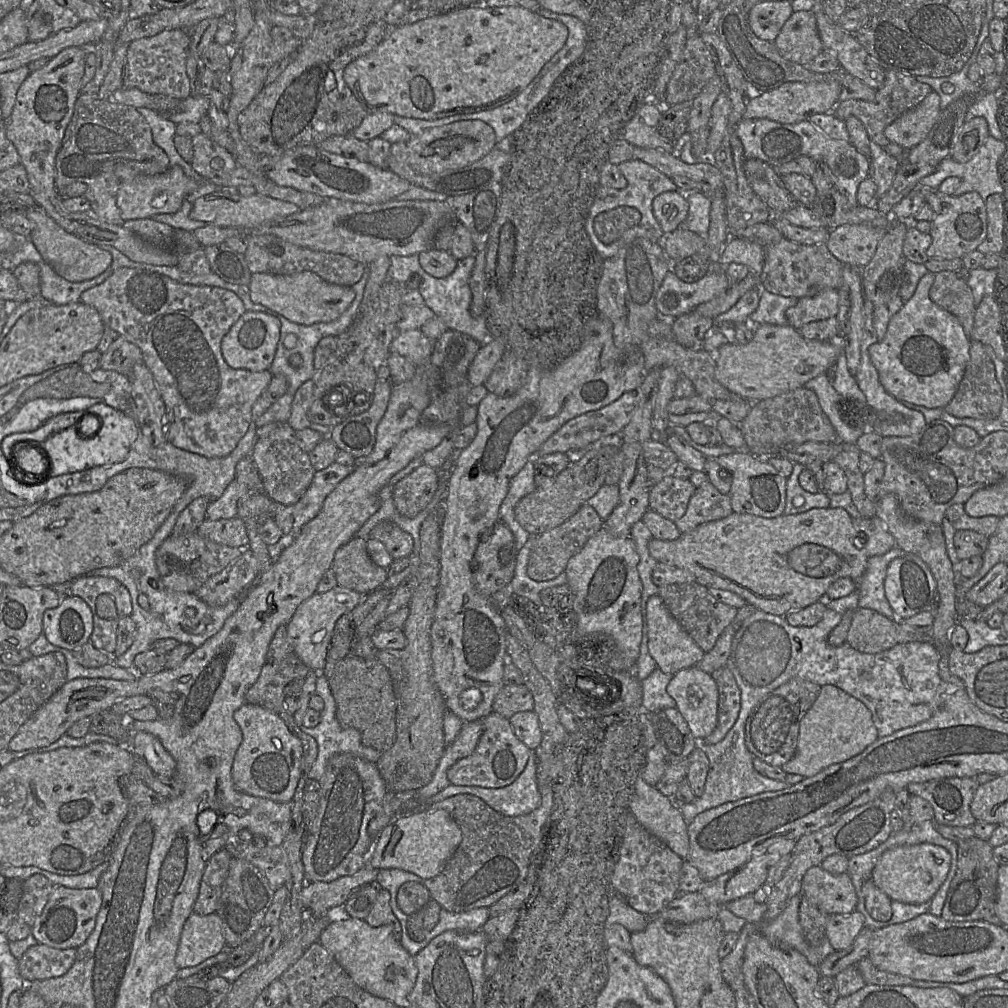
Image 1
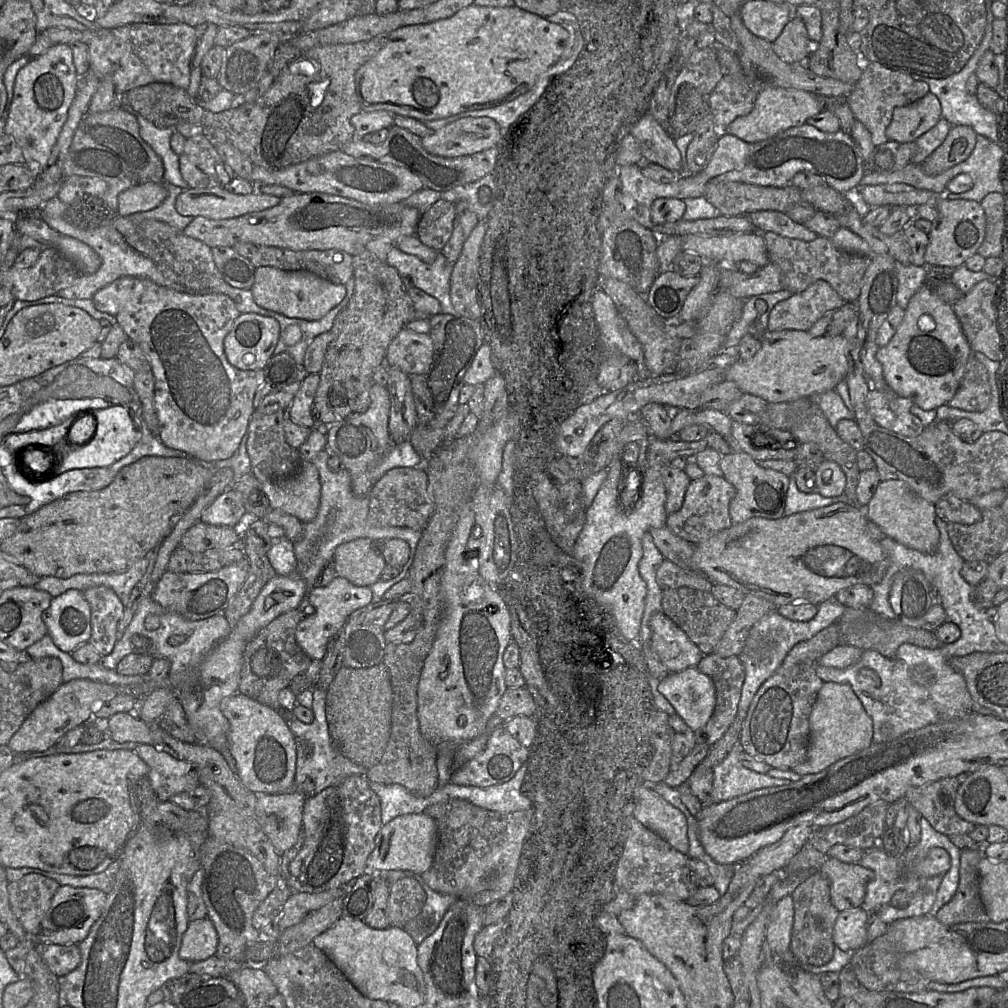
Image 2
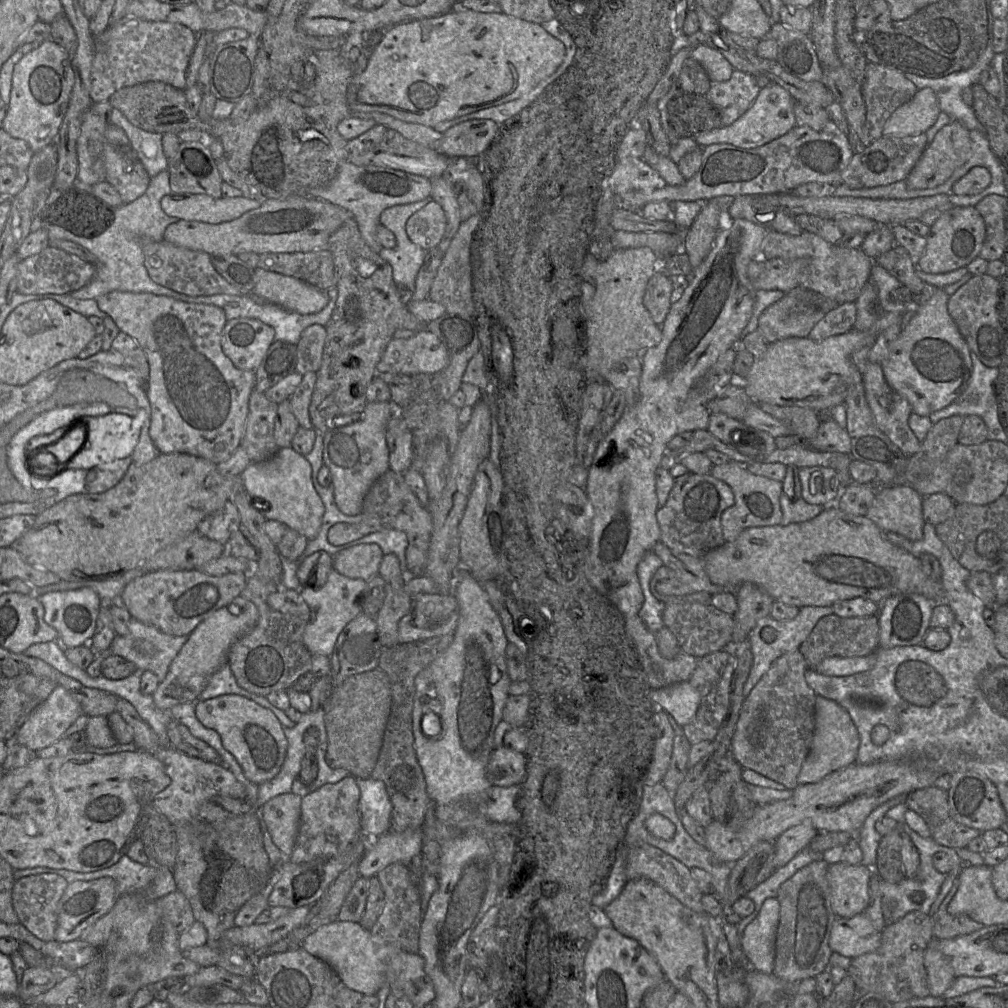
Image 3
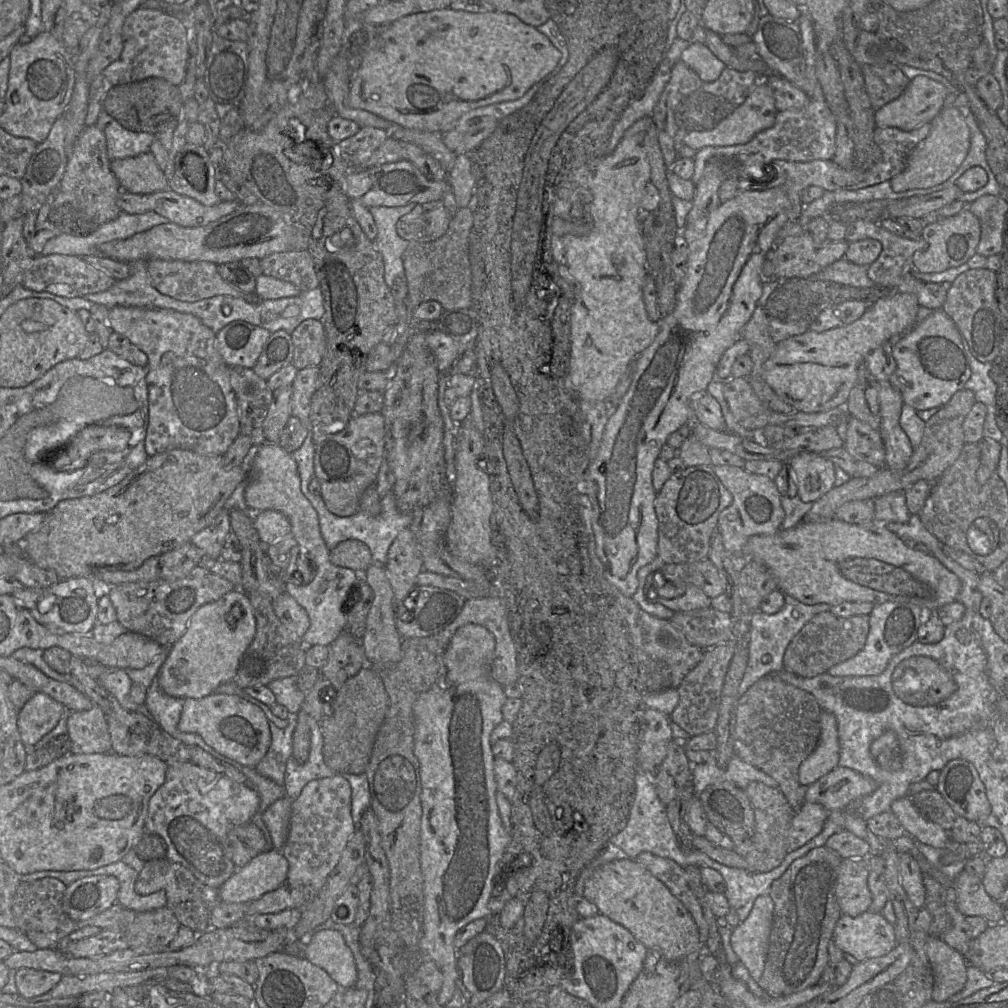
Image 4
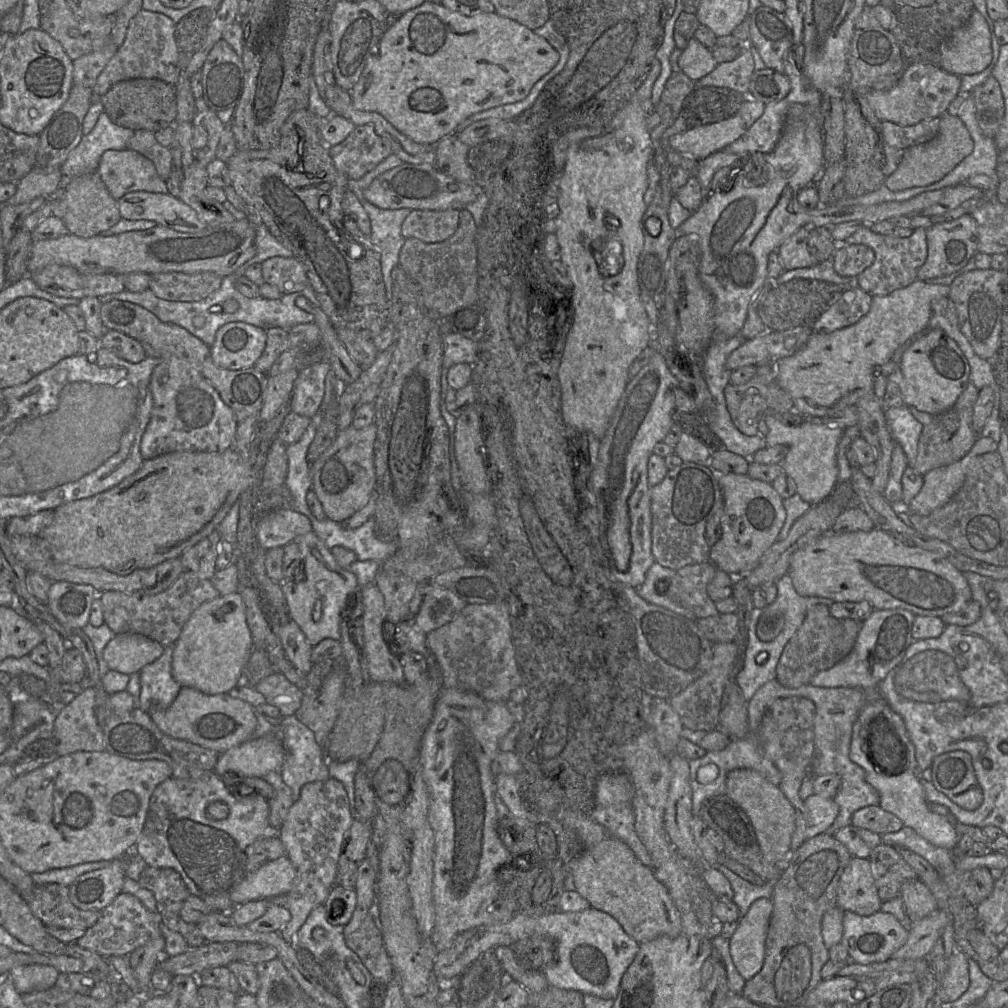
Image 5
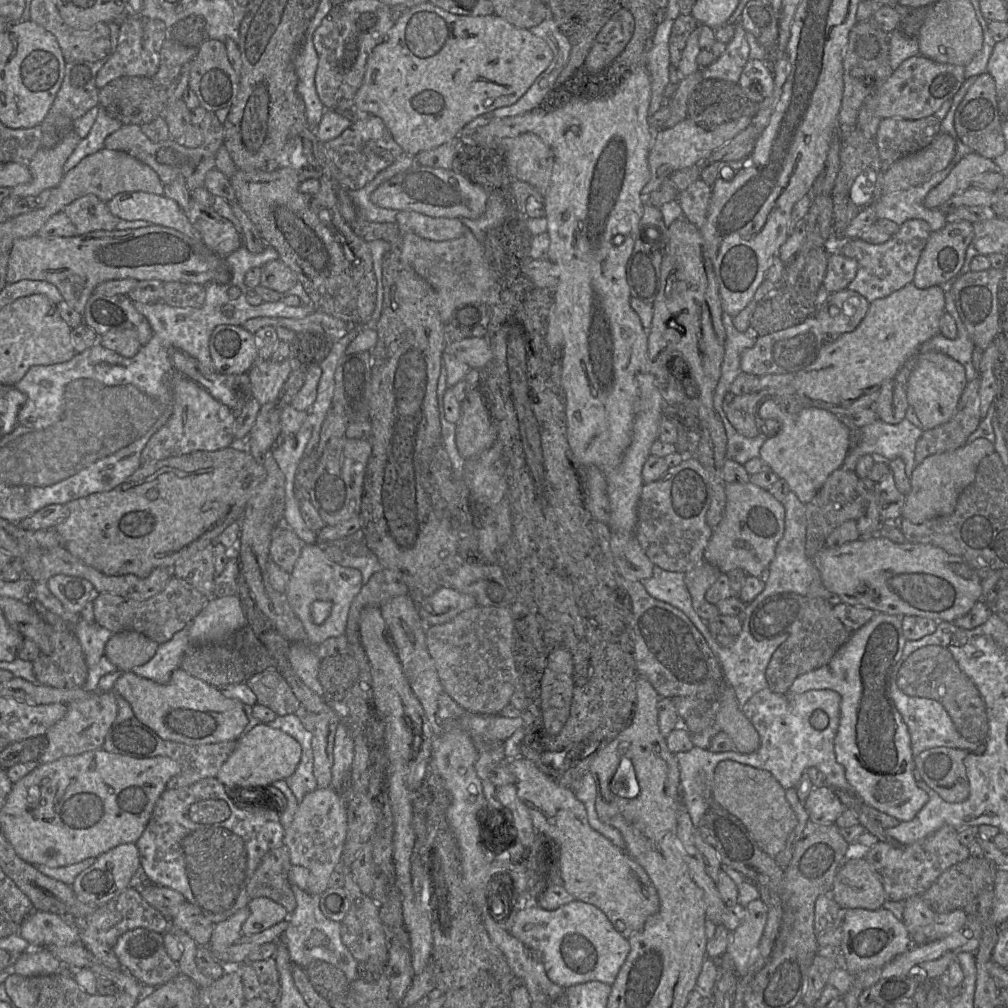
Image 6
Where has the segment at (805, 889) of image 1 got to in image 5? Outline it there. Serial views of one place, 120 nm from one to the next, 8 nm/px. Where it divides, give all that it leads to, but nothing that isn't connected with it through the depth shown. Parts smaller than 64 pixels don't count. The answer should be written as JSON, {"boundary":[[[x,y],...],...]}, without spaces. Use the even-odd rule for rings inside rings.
{"boundary":[[[852,856],[837,885],[837,906],[844,912],[851,911],[861,916],[870,916],[880,911],[881,905],[869,859]]]}

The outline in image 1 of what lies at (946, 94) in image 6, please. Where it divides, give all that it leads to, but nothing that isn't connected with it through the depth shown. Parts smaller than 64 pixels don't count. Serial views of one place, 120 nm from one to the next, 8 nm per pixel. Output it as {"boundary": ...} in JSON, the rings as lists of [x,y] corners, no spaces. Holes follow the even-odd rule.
{"boundary":[[[931,91],[918,105],[888,125],[884,135],[890,143],[909,150],[925,139],[940,112],[939,95]]]}

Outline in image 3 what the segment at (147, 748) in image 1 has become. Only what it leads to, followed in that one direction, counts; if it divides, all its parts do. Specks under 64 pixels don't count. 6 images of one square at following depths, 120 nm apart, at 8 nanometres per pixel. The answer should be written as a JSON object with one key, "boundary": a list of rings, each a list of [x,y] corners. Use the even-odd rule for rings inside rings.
{"boundary":[[[170,747],[151,750],[165,766],[170,784],[156,794],[152,805],[168,818],[172,824],[189,822],[198,817],[199,807],[206,800],[217,796],[228,796],[245,800],[248,795],[246,787],[239,782],[223,763],[212,763],[200,758],[187,756]]]}

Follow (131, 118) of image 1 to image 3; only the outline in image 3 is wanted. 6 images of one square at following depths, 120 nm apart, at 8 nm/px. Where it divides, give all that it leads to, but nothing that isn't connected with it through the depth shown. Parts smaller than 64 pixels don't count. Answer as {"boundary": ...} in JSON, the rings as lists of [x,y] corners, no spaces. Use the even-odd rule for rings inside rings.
{"boundary":[[[113,124],[107,127],[103,152],[105,181],[117,189],[123,204],[138,199],[147,190],[151,177],[122,128]]]}

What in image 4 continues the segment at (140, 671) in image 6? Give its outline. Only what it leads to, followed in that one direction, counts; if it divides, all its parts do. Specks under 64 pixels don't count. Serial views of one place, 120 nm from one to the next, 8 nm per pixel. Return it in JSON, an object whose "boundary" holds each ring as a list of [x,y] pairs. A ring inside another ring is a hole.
{"boundary":[[[158,674],[147,689],[145,707],[149,716],[167,733],[186,745],[195,745],[218,759],[218,752],[207,745],[201,736],[194,733],[181,732],[178,722],[184,705],[183,698],[175,698],[165,694],[159,686]]]}

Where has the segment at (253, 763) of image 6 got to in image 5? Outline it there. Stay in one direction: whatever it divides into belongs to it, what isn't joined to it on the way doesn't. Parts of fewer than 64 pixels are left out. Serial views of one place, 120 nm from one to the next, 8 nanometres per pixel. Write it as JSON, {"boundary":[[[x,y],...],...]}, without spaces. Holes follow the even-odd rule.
{"boundary":[[[279,735],[251,737],[220,753],[213,771],[219,776],[233,772],[238,776],[262,778],[270,771],[279,771],[284,758],[285,749]]]}

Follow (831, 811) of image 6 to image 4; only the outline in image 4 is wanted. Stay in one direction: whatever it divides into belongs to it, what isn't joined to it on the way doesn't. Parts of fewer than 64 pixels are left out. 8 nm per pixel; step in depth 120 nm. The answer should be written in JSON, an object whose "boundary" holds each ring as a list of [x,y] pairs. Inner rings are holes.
{"boundary":[[[804,802],[791,821],[787,836],[788,853],[794,851],[817,836],[823,829],[828,810],[818,803]]]}

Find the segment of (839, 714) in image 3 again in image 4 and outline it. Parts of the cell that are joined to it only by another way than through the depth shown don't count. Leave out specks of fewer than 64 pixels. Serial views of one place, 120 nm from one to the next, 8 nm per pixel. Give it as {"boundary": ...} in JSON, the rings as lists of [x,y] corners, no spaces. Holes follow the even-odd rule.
{"boundary":[[[822,710],[820,727],[821,734],[815,750],[799,767],[801,785],[809,786],[839,766],[840,746],[836,717]]]}

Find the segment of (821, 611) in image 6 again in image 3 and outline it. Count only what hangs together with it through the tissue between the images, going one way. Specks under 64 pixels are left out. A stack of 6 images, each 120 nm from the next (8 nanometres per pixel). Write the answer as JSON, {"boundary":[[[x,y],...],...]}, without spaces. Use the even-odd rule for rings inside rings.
{"boundary":[[[835,614],[822,617],[807,639],[799,646],[809,669],[815,669],[827,657],[867,656],[879,645],[879,623],[877,615],[844,618]]]}

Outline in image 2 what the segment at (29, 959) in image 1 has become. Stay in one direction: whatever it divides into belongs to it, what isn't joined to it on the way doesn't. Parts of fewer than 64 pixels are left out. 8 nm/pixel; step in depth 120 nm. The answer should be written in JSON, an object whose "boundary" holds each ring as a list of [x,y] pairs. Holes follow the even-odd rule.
{"boundary":[[[37,943],[35,949],[51,972],[58,978],[69,974],[81,962],[81,953],[78,944],[58,945]]]}

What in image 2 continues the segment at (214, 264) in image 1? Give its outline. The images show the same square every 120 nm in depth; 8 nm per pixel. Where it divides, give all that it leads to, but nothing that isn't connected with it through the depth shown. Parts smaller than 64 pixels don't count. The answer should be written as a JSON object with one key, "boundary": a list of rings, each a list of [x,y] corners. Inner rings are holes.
{"boundary":[[[211,248],[214,263],[222,279],[230,286],[250,290],[254,283],[255,267],[250,259],[239,255],[234,248]]]}

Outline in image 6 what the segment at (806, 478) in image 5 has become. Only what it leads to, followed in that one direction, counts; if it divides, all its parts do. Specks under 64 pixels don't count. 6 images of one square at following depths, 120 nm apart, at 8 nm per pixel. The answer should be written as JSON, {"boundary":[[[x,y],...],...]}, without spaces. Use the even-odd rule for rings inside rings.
{"boundary":[[[775,399],[759,401],[757,414],[762,419],[776,419],[779,422],[779,431],[767,437],[760,448],[759,457],[771,471],[787,482],[802,503],[809,503],[828,476],[842,467],[850,449],[849,428],[839,416],[827,410],[804,407],[798,413],[791,414],[783,410]]]}

